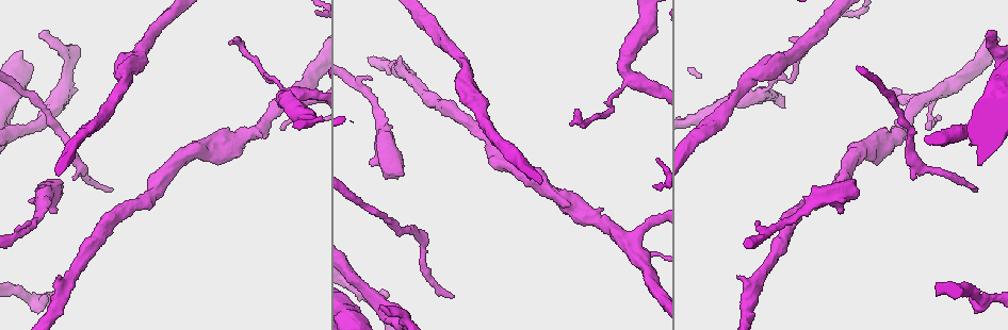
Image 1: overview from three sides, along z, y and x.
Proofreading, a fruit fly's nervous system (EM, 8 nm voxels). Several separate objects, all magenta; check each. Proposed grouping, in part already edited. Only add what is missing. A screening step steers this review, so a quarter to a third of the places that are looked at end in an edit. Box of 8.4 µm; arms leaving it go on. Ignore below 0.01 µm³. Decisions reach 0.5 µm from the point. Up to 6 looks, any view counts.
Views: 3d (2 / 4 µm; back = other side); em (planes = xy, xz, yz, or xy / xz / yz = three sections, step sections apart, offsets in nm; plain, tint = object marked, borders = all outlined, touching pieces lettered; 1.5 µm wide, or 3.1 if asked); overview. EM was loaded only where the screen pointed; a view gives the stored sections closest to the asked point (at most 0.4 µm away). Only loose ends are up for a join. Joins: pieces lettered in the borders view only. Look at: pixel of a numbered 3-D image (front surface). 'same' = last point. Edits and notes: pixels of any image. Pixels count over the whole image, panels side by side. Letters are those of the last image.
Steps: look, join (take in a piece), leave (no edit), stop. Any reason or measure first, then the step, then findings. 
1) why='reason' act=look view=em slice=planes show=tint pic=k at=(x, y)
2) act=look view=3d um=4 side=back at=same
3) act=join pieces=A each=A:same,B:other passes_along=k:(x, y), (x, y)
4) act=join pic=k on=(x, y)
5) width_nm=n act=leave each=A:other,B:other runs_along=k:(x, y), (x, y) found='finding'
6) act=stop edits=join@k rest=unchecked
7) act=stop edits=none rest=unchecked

why='thin end' act=look view=em slice=planes show=borders pic=1 at=(974, 187)

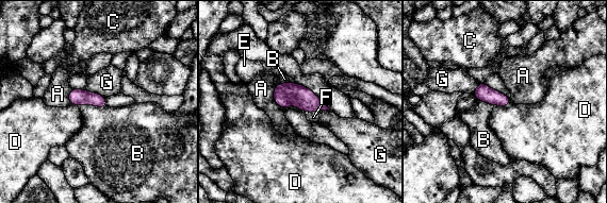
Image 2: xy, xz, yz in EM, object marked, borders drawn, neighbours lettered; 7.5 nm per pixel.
width_nm=110 act=join pic=2 on=(313, 117) each=A:other,B:other,C:other,D:other,E:other,F:same,G:other passes_along=2:(285, 95), (311, 112), (313, 117) found='it goes on there'

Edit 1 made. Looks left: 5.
why='branch stops here' act=look view=3d um=4 pic=1 at=(989, 33)

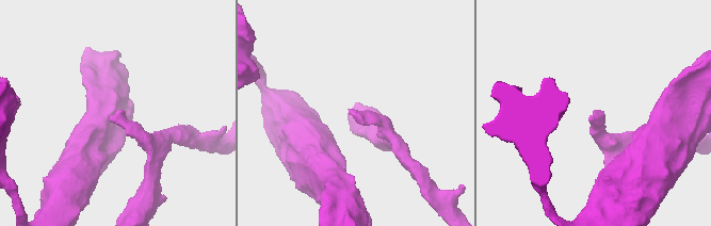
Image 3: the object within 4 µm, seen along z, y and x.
act=look view=em slice=planes show=tint pic=3 at=(597, 111)

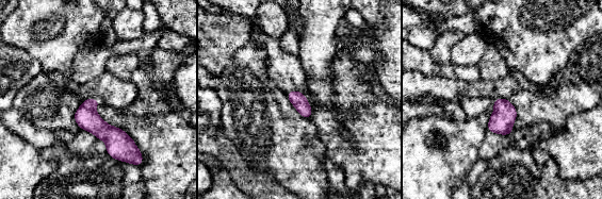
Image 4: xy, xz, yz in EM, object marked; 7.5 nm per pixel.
act=look view=em slice=planes show=borders at=same

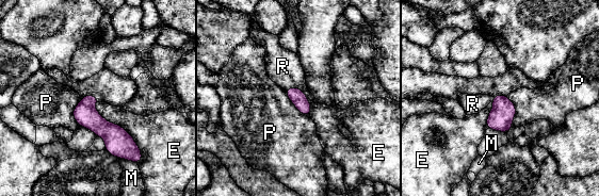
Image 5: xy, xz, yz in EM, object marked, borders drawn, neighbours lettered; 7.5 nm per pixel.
act=join pic=5 on=(282, 66) each=E:other,M:other,P:other,R:same passes_along=5:(295, 95), (290, 88), (282, 66) found='the cell continues'

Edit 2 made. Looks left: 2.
act=stop edits=join@2,join@5 rest=unchecked

